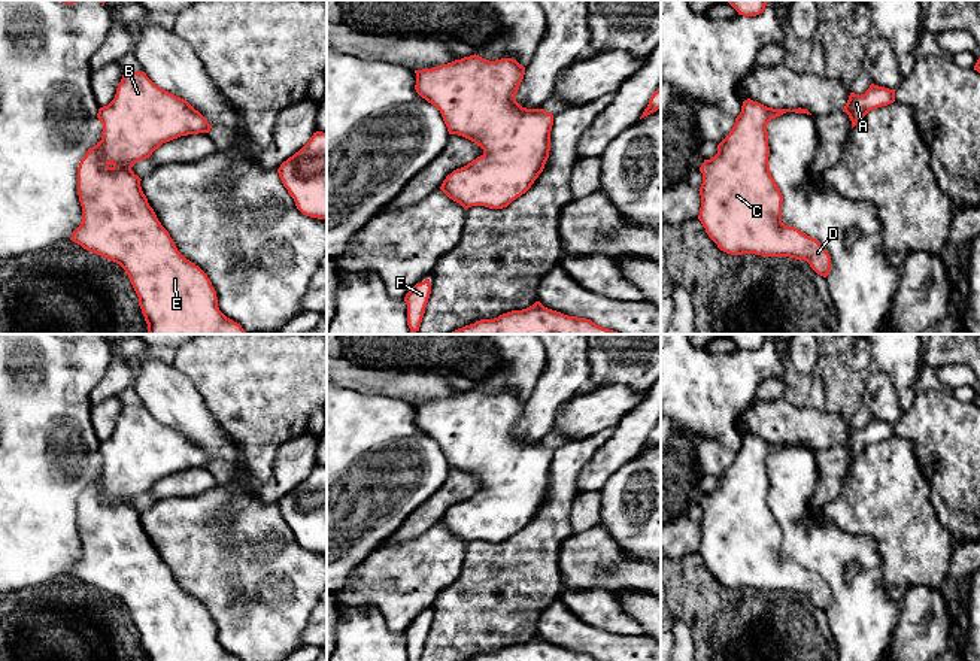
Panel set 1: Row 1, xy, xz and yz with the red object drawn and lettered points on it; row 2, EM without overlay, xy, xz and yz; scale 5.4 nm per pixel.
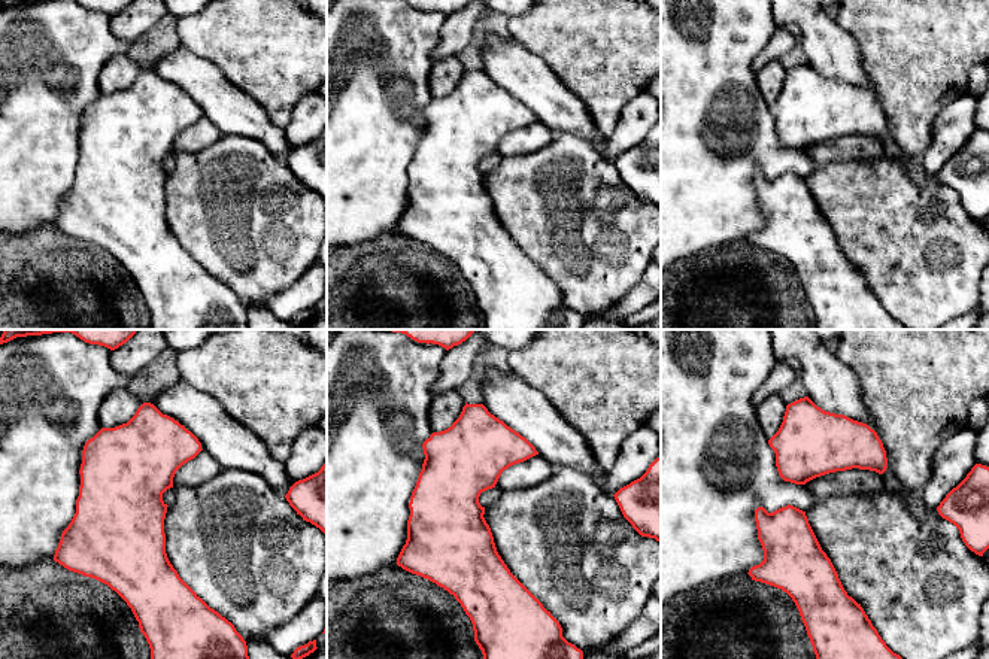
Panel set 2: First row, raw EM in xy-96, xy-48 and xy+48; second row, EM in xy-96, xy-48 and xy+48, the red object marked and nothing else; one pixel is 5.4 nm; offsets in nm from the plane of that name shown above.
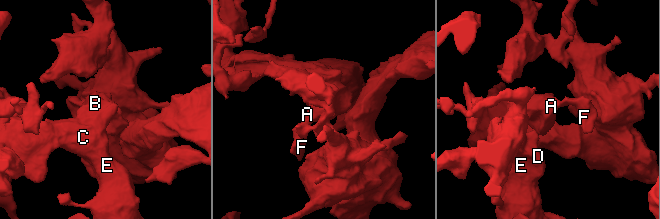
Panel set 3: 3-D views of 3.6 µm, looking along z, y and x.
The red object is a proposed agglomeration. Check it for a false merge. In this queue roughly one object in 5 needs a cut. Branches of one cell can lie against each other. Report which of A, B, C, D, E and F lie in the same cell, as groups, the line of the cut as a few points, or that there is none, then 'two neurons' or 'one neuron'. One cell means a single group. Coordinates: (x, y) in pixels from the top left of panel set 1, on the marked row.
A B C D E F; no cut; one neuron

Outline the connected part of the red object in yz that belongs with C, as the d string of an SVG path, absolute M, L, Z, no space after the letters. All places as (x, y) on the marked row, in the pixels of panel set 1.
M750 98L743 101L741 112L729 134L717 145L717 154L704 160L700 167L701 207L698 219L717 248L731 255L755 254L762 257L789 257L804 260L820 276L831 272L831 257L825 246L795 227L782 222L783 195L770 172L767 124L786 113L807 113L807 109L773 109Z

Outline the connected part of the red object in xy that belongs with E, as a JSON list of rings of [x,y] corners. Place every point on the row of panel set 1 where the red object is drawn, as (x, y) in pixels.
[[[125,72],[115,98],[98,109],[101,140],[87,151],[78,167],[82,222],[70,240],[119,264],[130,278],[149,334],[248,334],[218,307],[207,275],[186,260],[158,221],[131,167],[163,143],[180,136],[209,133],[212,125],[186,100],[155,85],[145,72]]]

